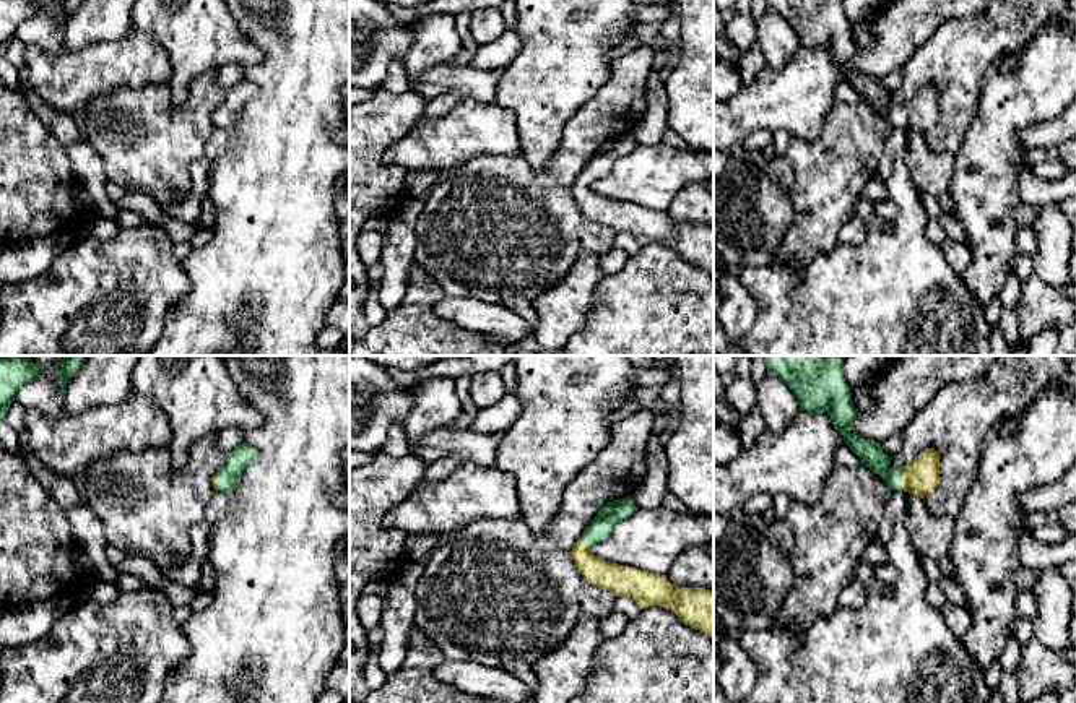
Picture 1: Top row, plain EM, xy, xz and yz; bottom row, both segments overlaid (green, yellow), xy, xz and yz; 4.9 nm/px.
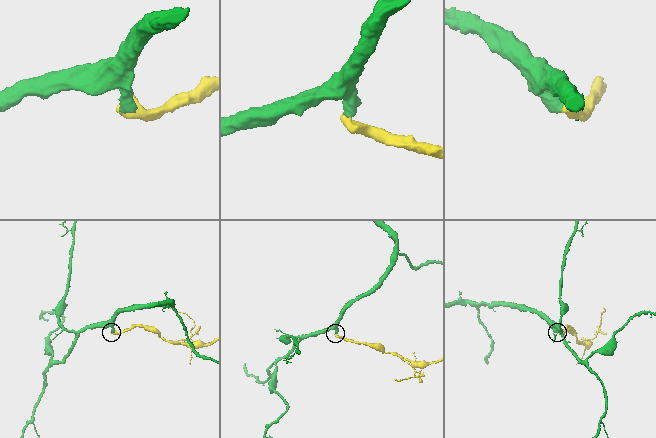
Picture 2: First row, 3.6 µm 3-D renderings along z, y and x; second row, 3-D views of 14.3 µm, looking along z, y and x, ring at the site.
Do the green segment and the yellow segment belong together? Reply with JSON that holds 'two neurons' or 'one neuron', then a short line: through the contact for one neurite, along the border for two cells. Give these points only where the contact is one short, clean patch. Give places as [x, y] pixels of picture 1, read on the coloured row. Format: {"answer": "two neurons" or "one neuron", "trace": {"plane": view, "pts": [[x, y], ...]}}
{"answer": "one neuron", "trace": {"plane": "yz", "pts": [[870, 452], [893, 478], [901, 478], [920, 476]]}}

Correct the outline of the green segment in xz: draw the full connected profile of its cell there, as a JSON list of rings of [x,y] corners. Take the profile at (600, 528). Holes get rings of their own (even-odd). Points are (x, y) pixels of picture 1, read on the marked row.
[[[631,497],[606,502],[587,531],[574,544],[571,555],[584,578],[614,596],[632,597],[640,609],[662,606],[686,625],[714,638],[714,591],[673,586],[666,575],[606,562],[592,547],[610,537],[614,526],[637,510]]]

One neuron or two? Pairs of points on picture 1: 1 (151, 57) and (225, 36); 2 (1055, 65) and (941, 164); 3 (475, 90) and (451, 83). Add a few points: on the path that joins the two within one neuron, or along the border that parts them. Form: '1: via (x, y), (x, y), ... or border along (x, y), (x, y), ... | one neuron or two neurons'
1: border along (135, 30), (151, 34), (166, 52), (169, 78) | two neurons
2: border along (956, 156), (951, 184), (946, 192) | two neurons
3: via (468, 83), (457, 83) | one neuron

